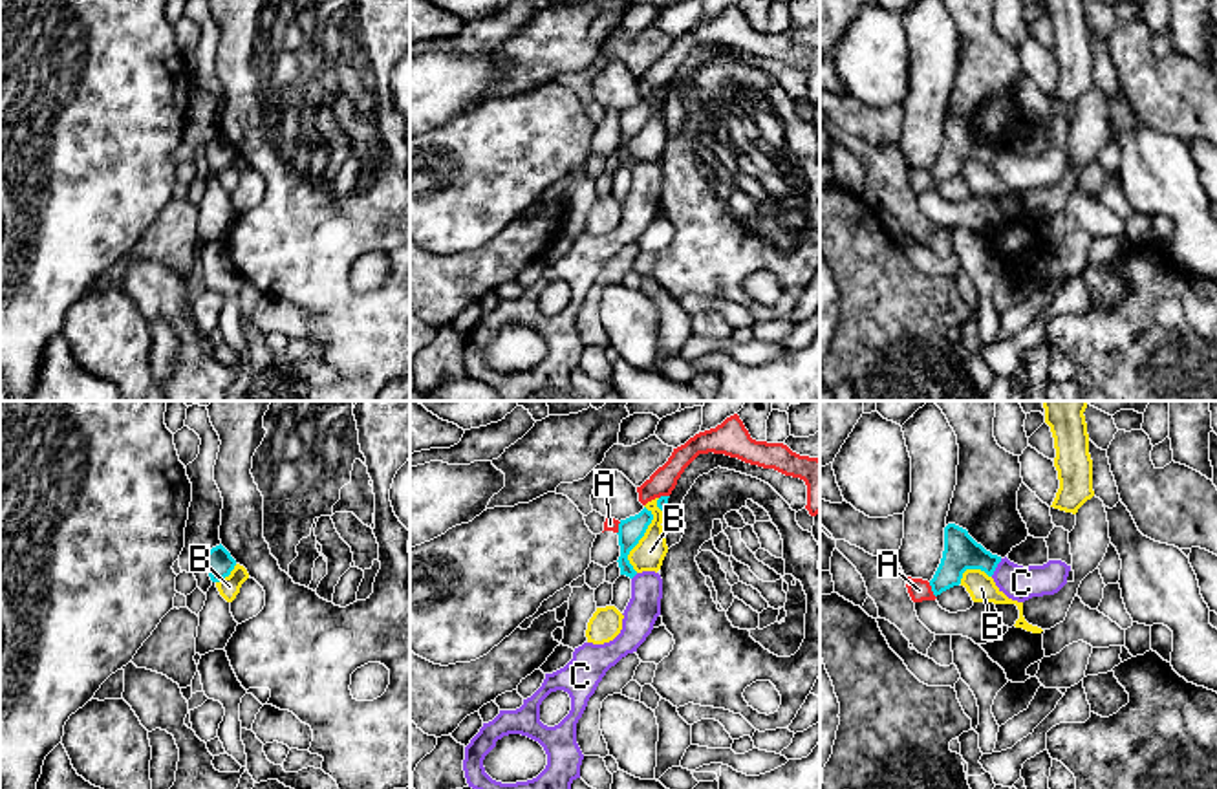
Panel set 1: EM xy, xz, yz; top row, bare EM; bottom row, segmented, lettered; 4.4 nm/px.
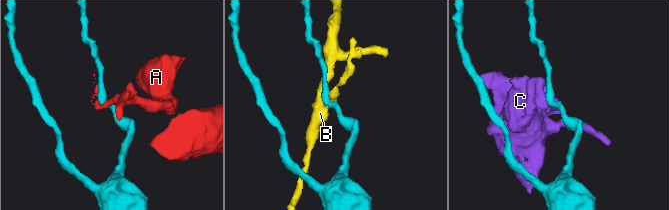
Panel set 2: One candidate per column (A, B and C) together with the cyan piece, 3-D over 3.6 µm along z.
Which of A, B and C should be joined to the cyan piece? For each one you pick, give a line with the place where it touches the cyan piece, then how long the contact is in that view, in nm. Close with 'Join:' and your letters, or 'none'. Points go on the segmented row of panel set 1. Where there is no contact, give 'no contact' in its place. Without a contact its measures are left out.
Join: none

